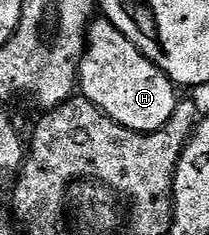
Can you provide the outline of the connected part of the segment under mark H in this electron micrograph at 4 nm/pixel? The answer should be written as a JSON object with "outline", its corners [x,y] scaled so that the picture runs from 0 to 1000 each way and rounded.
{"outline":[[[455,81],[411,128],[411,204],[373,272],[373,357],[388,409],[498,472],[555,523],[656,566],[722,566],[842,472],[856,383],[785,302],[766,302],[531,89]]]}

